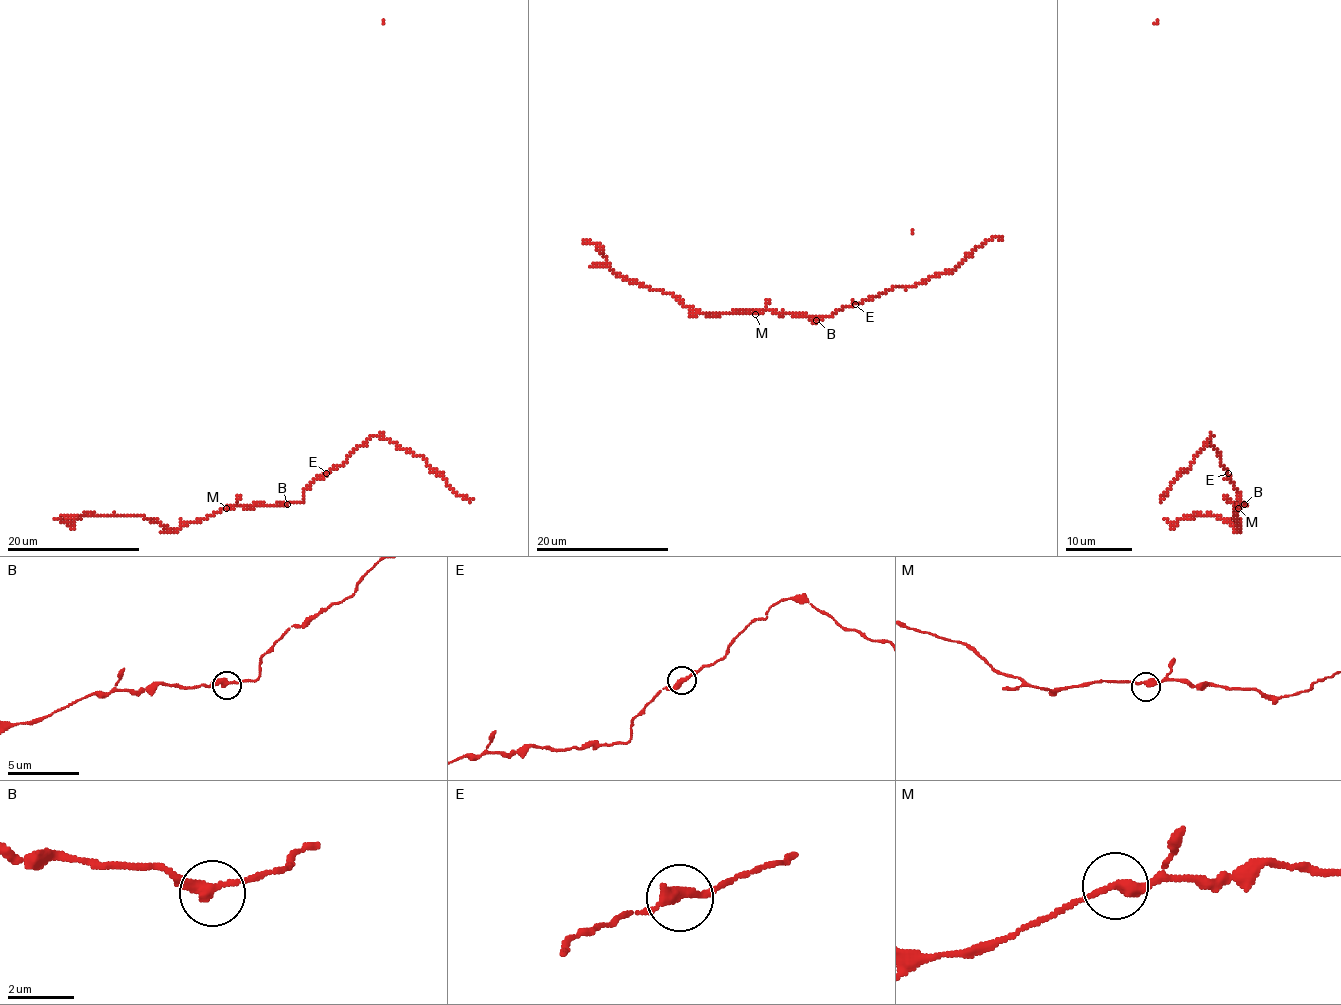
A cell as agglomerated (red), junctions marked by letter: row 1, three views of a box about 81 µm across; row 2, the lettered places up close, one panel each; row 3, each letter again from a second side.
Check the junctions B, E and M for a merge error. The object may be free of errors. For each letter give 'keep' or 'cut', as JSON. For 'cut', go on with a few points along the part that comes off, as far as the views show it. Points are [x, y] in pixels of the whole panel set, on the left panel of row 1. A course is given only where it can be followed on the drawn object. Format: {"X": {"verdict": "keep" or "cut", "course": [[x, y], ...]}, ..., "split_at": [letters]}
{"B": {"verdict": "keep"}, "E": {"verdict": "keep"}, "M": {"verdict": "keep"}, "split_at": []}

